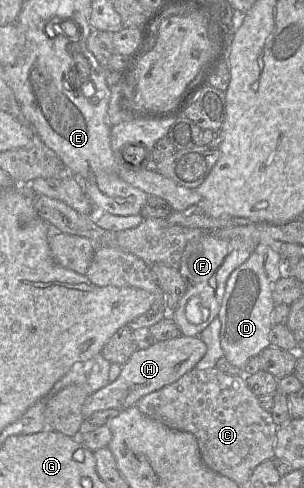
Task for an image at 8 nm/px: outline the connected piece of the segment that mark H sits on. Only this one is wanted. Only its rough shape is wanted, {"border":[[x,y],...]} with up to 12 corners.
{"border":[[199,336],[136,349],[118,378],[89,395],[84,419],[124,410],[195,368]]}

